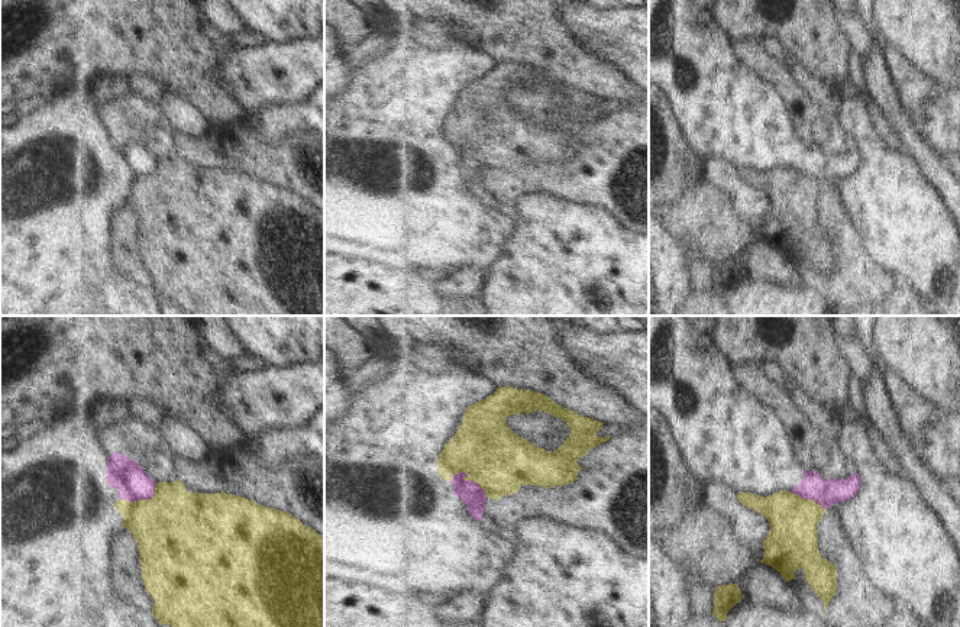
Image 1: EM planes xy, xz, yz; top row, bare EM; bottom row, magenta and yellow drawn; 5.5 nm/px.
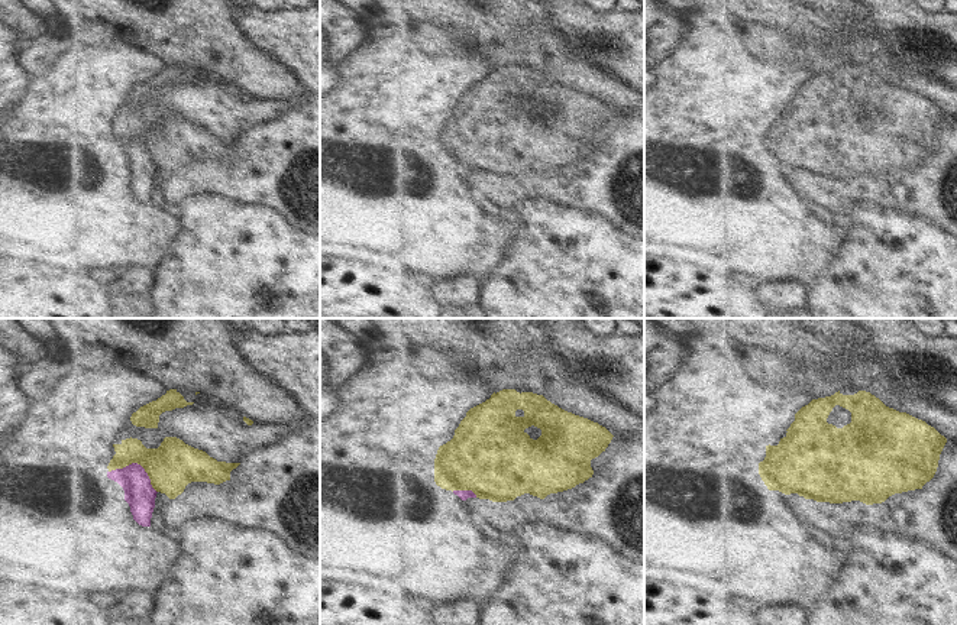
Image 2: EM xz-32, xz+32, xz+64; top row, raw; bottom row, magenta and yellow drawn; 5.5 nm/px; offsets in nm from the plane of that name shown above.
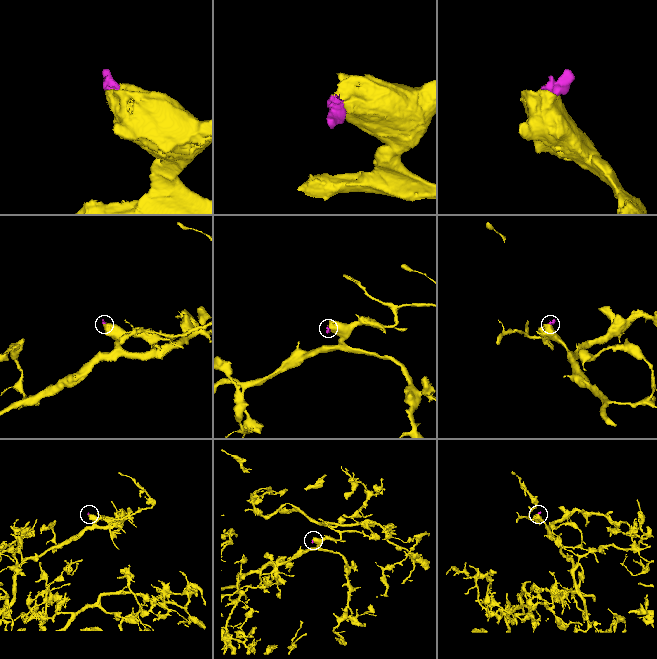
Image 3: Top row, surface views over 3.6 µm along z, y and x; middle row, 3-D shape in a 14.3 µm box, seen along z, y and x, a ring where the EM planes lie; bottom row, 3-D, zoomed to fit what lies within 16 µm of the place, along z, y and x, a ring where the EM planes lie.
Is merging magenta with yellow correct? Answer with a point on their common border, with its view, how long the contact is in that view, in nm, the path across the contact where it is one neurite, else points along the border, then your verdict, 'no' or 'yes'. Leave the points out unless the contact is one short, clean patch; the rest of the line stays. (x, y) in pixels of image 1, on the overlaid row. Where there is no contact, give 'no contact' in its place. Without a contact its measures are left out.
meets magenta in xz at (466, 481); contact 240 nm long; no

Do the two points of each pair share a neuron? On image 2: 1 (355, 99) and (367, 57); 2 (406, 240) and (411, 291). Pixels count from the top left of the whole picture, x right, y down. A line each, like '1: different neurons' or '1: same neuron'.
1: same neuron
2: different neurons

